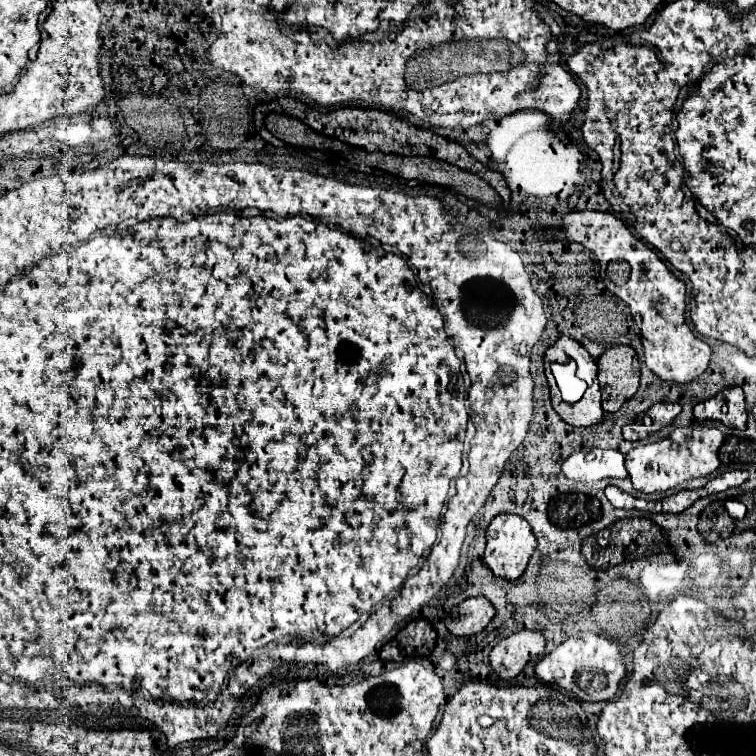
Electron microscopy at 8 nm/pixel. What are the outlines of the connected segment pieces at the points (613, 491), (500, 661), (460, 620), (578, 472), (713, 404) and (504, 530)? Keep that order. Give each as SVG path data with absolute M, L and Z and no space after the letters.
M606 487L606 497L608 497L608 501L610 501L614 507L618 507L618 509L634 509L634 507L642 507L642 505L638 503L636 497L624 493L624 491L618 489L618 487Z
M522 629L492 647L488 655L490 667L502 679L512 679L524 669L524 665L530 659L540 657L544 653L544 647L546 647L546 639L542 637L542 633Z
M470 597L462 601L458 607L458 617L450 619L446 617L446 627L452 635L458 637L470 637L480 633L494 617L494 607L486 597Z
M592 449L588 453L576 451L564 463L562 471L574 481L598 481L604 477L628 477L624 455L614 449Z
M728 387L716 393L716 397L698 401L694 405L694 417L698 421L716 419L728 427L744 429L746 427L746 407L744 407L744 393L740 387Z
M498 515L486 529L484 561L496 577L518 579L530 555L534 553L536 539L530 525L518 515Z

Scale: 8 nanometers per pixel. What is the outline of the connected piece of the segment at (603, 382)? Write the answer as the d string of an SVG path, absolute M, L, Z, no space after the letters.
M616 345L598 357L598 381L602 389L602 409L618 411L640 383L640 365L630 345Z

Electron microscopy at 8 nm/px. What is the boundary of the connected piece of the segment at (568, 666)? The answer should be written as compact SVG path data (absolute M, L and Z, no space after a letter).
M580 633L580 635L568 637L554 651L546 653L536 663L534 671L536 671L536 679L540 679L542 683L558 685L560 689L570 691L576 699L588 701L588 703L612 699L618 691L620 681L626 675L618 645L610 639L606 639L602 635L594 635L594 633Z

